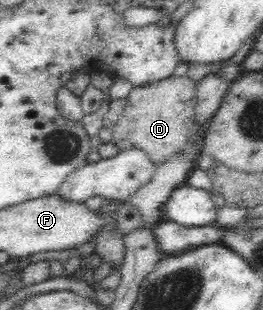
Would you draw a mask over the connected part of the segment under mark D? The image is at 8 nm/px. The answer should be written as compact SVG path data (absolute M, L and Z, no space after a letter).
M170 76L160 81L153 81L133 87L126 96L126 105L114 127L111 141L119 151L135 147L147 153L155 165L162 164L174 153L182 151L184 142L190 139L202 142L206 124L197 127L194 120L196 109L197 82L186 76Z

